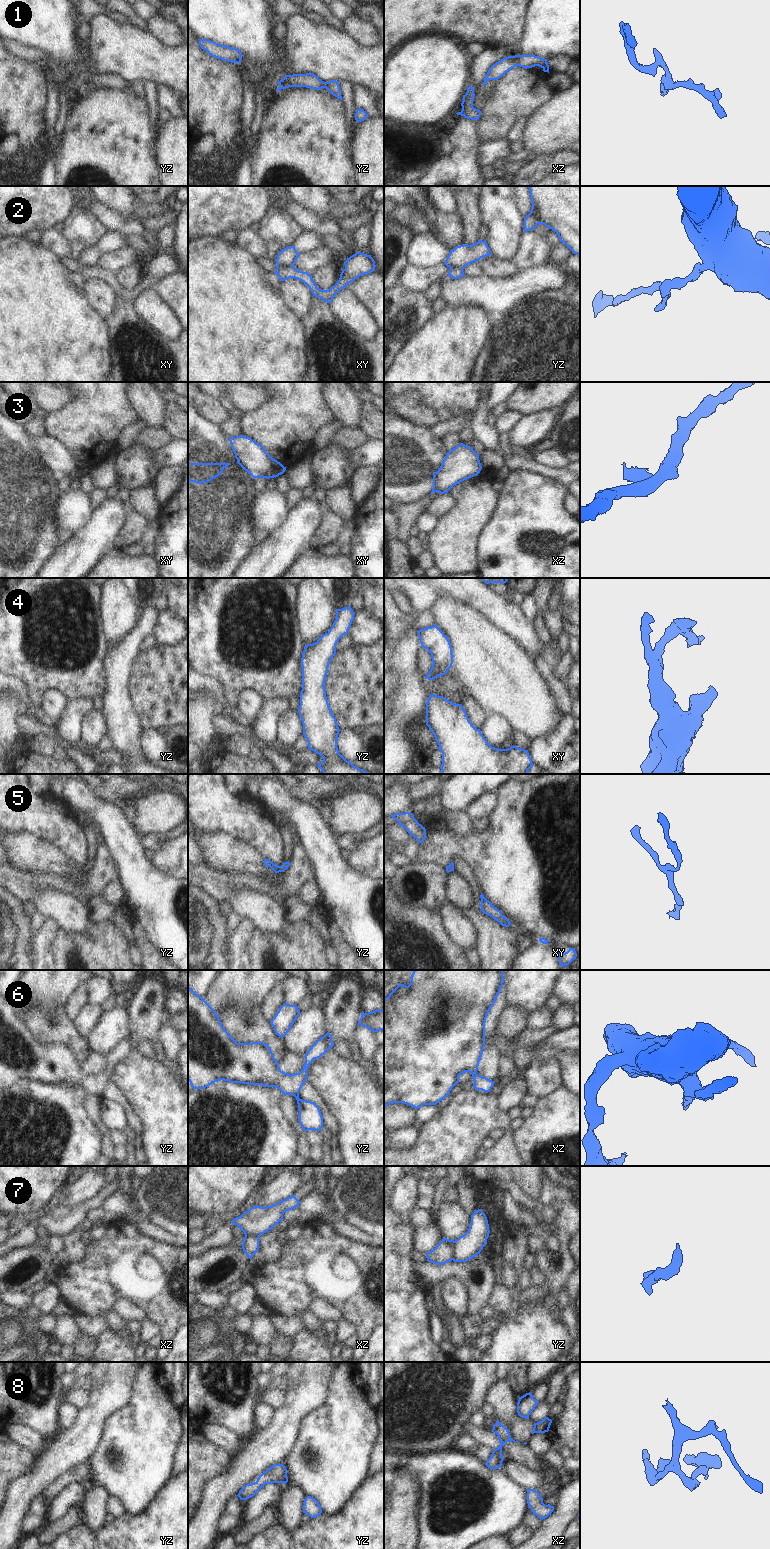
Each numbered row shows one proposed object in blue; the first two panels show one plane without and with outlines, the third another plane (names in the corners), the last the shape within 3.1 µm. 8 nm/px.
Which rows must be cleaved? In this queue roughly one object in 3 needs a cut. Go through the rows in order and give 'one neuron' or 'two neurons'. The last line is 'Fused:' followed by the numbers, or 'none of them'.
1: one neuron
2: two neurons
3: two neurons
4: one neuron
5: one neuron
6: one neuron
7: two neurons
8: one neuron
Fused: 2, 3, 7

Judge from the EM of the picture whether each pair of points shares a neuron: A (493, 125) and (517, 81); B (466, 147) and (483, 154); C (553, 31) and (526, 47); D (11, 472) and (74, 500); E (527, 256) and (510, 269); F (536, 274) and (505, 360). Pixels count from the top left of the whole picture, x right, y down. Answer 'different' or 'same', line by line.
A: same
B: different
C: same
D: different
E: different
F: different

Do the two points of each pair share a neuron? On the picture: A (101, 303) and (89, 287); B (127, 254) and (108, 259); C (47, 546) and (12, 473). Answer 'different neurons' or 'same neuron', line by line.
A: same neuron
B: same neuron
C: same neuron

